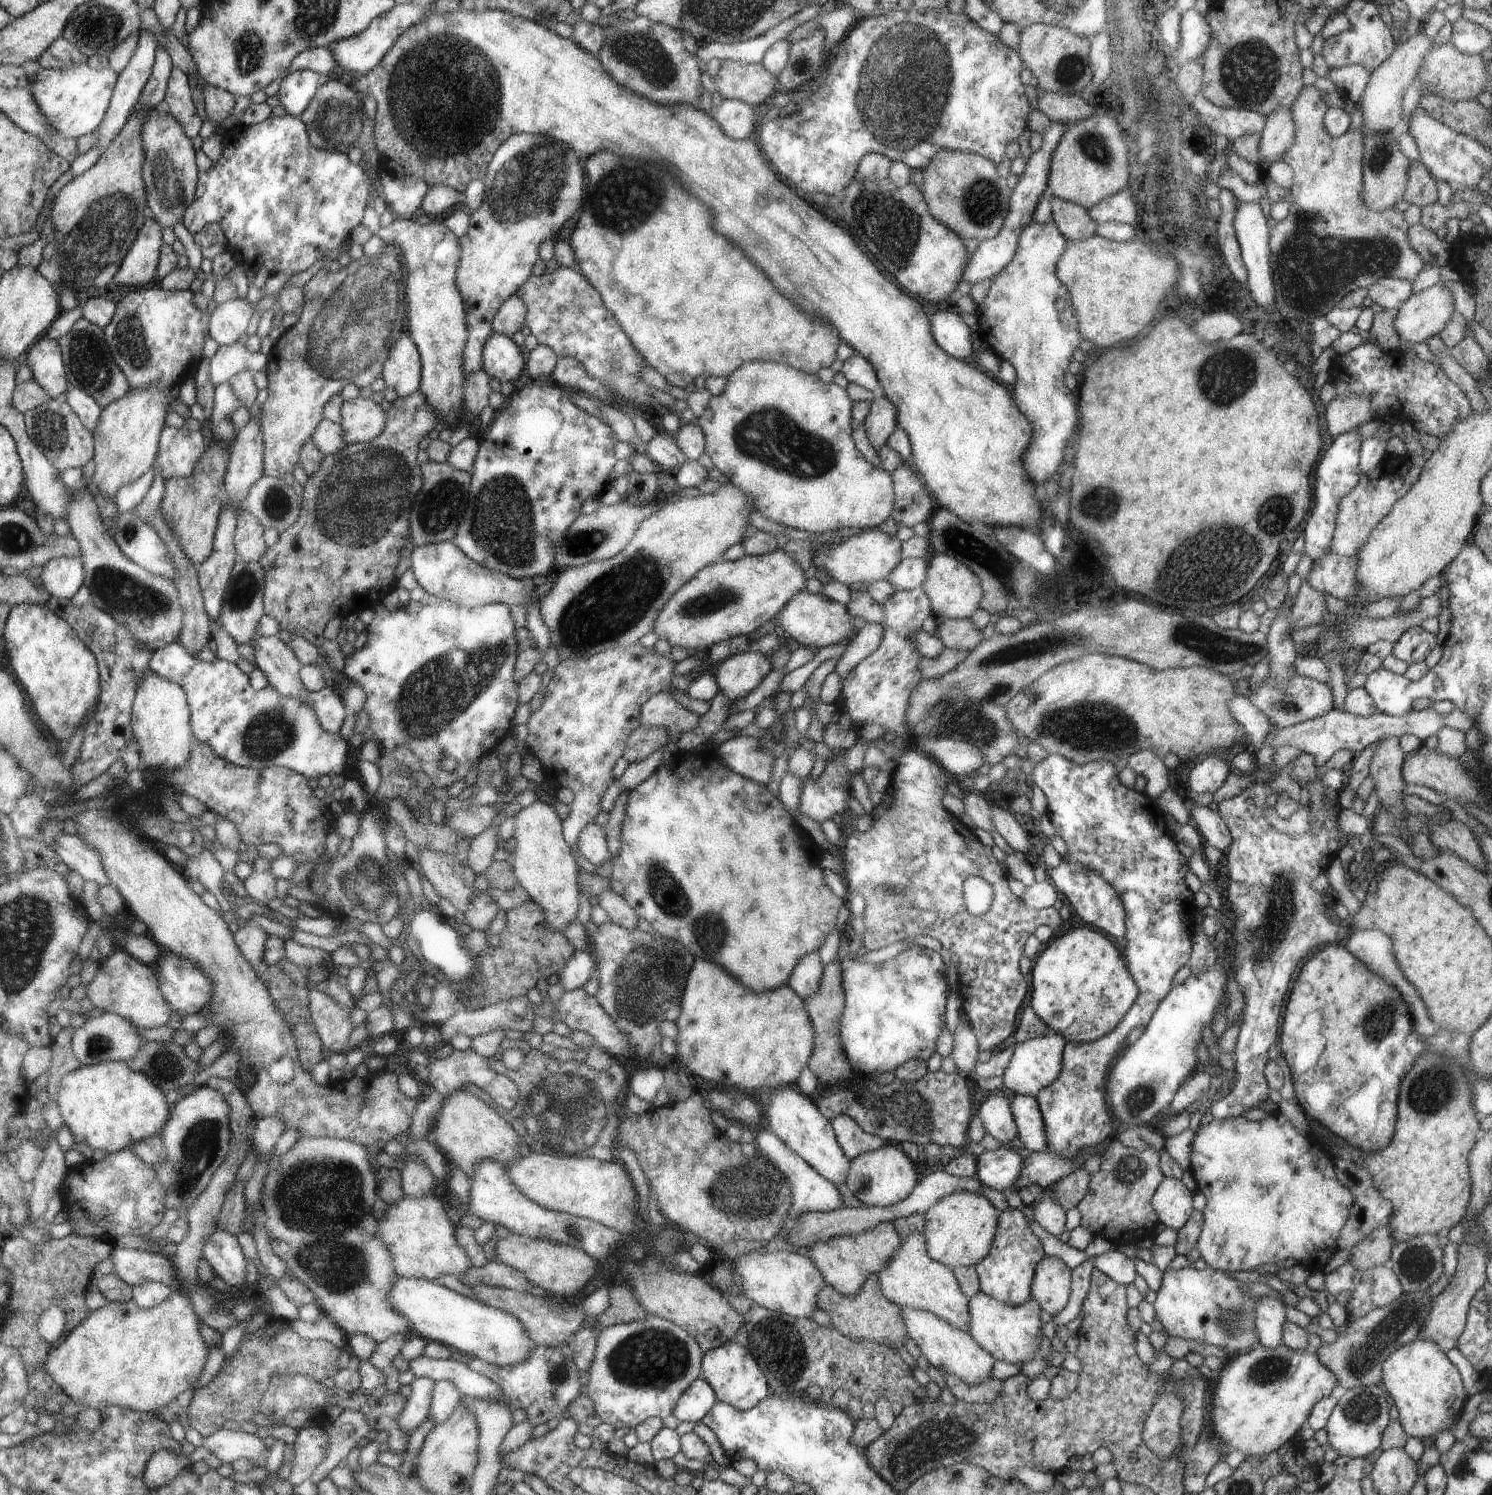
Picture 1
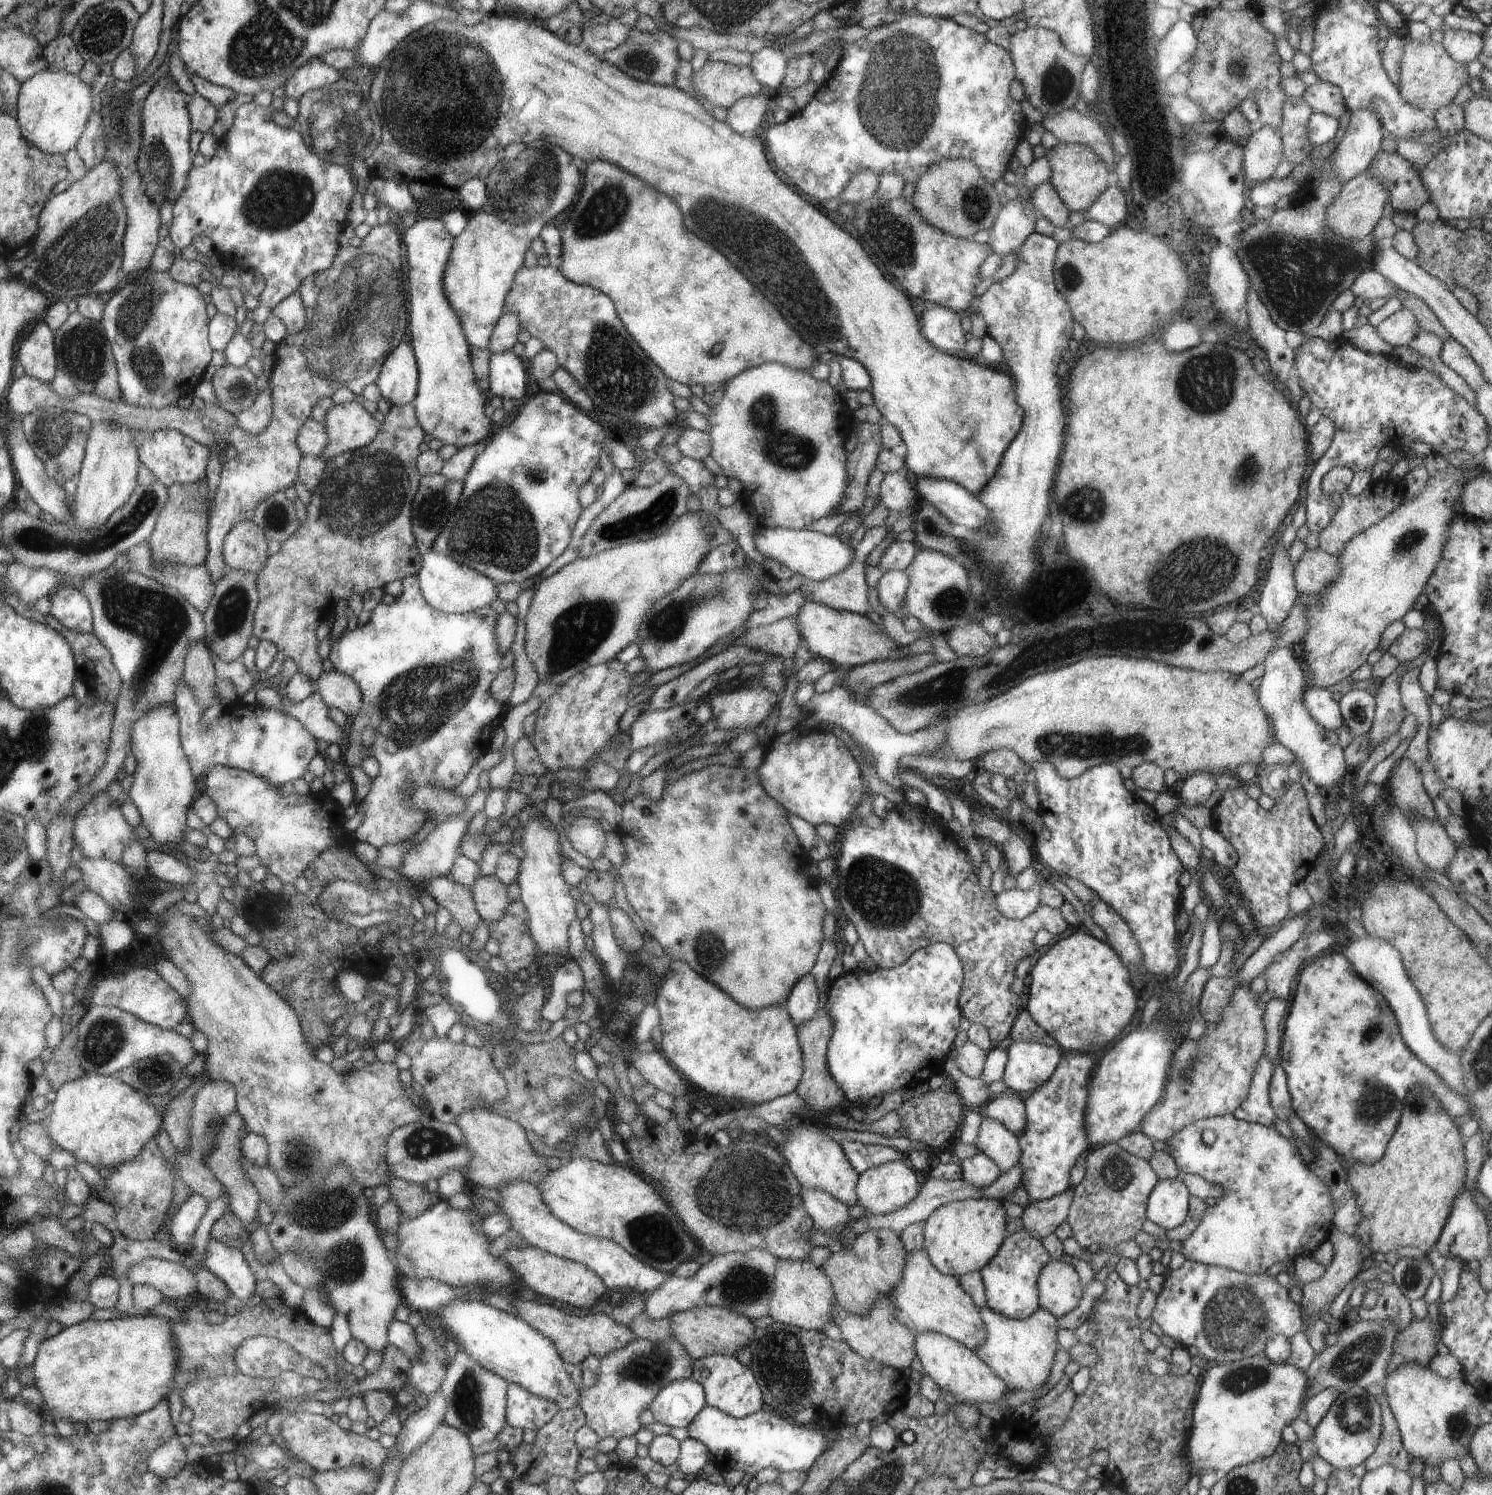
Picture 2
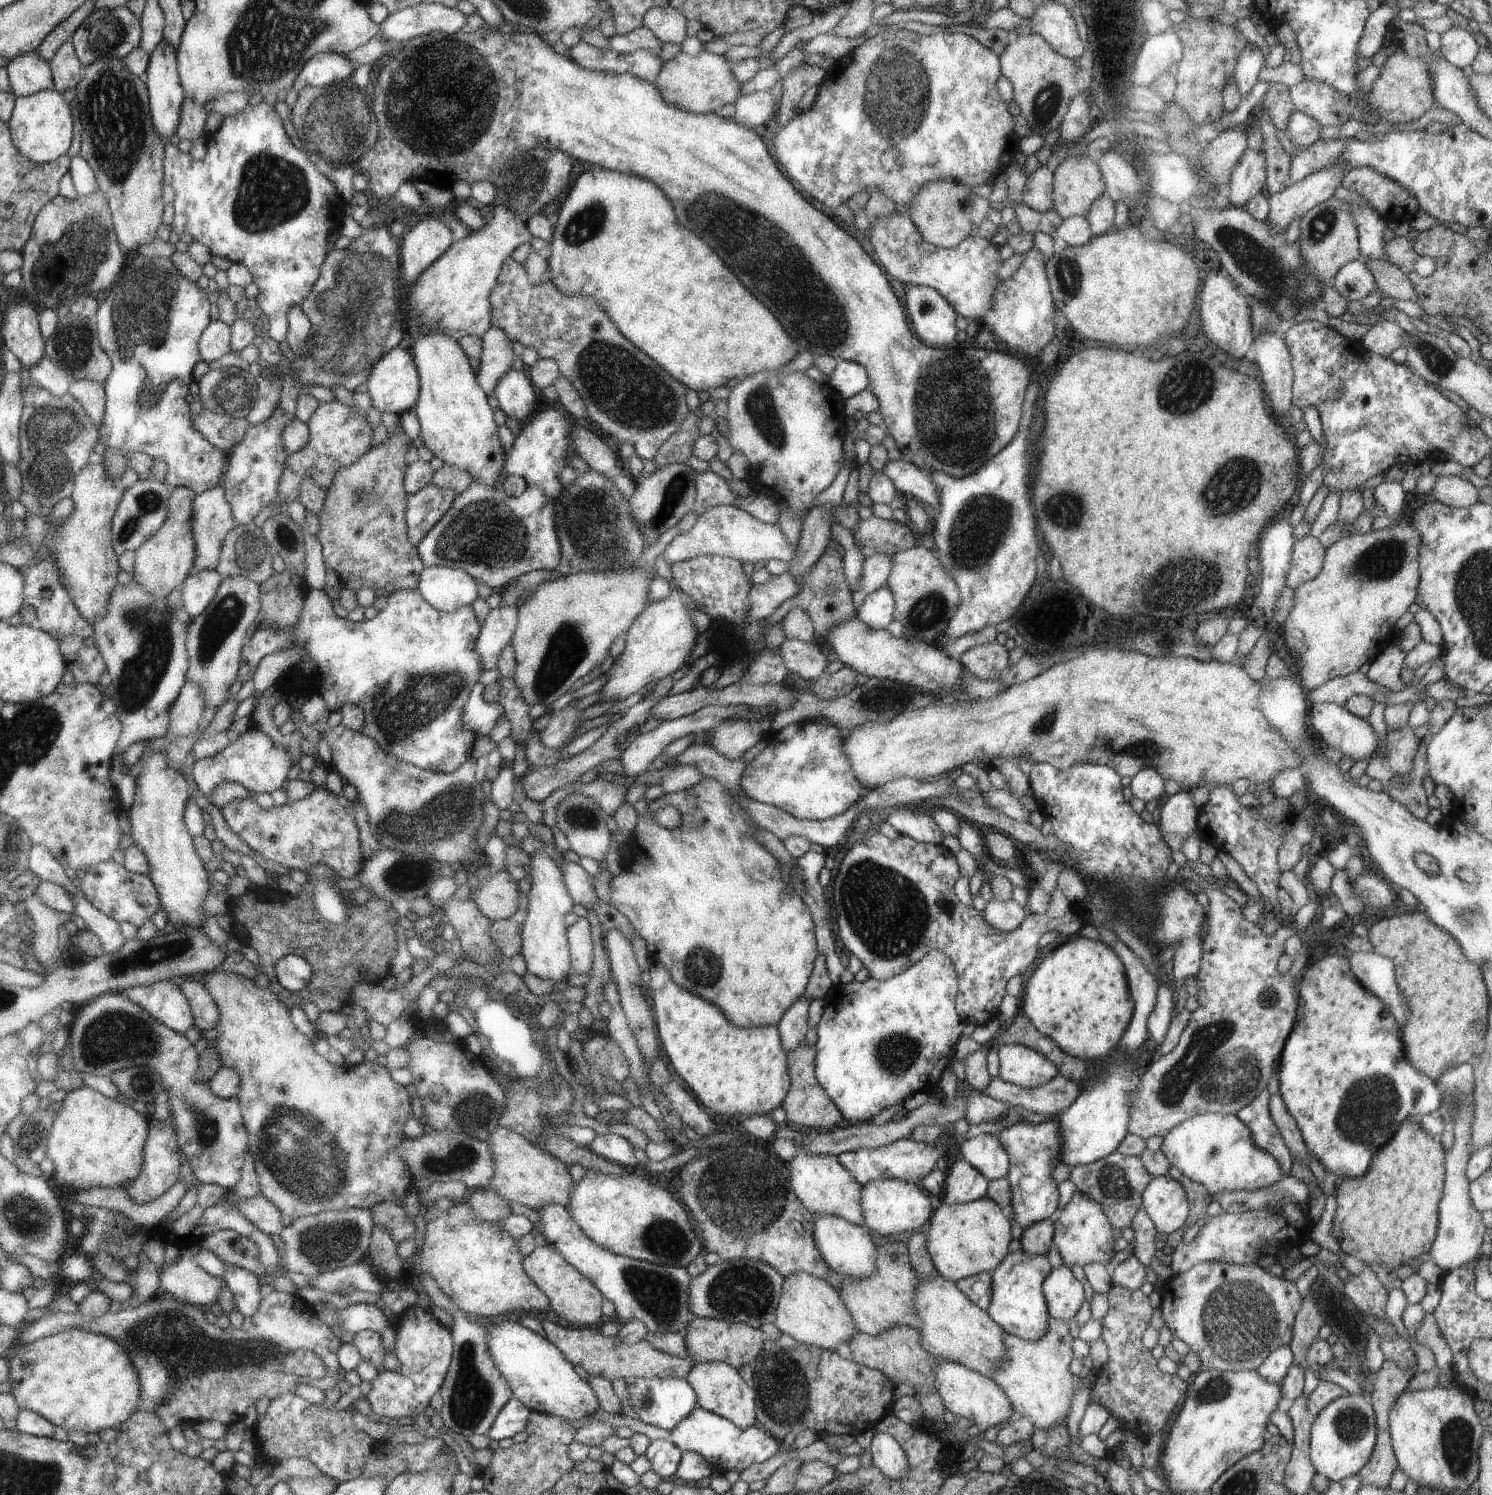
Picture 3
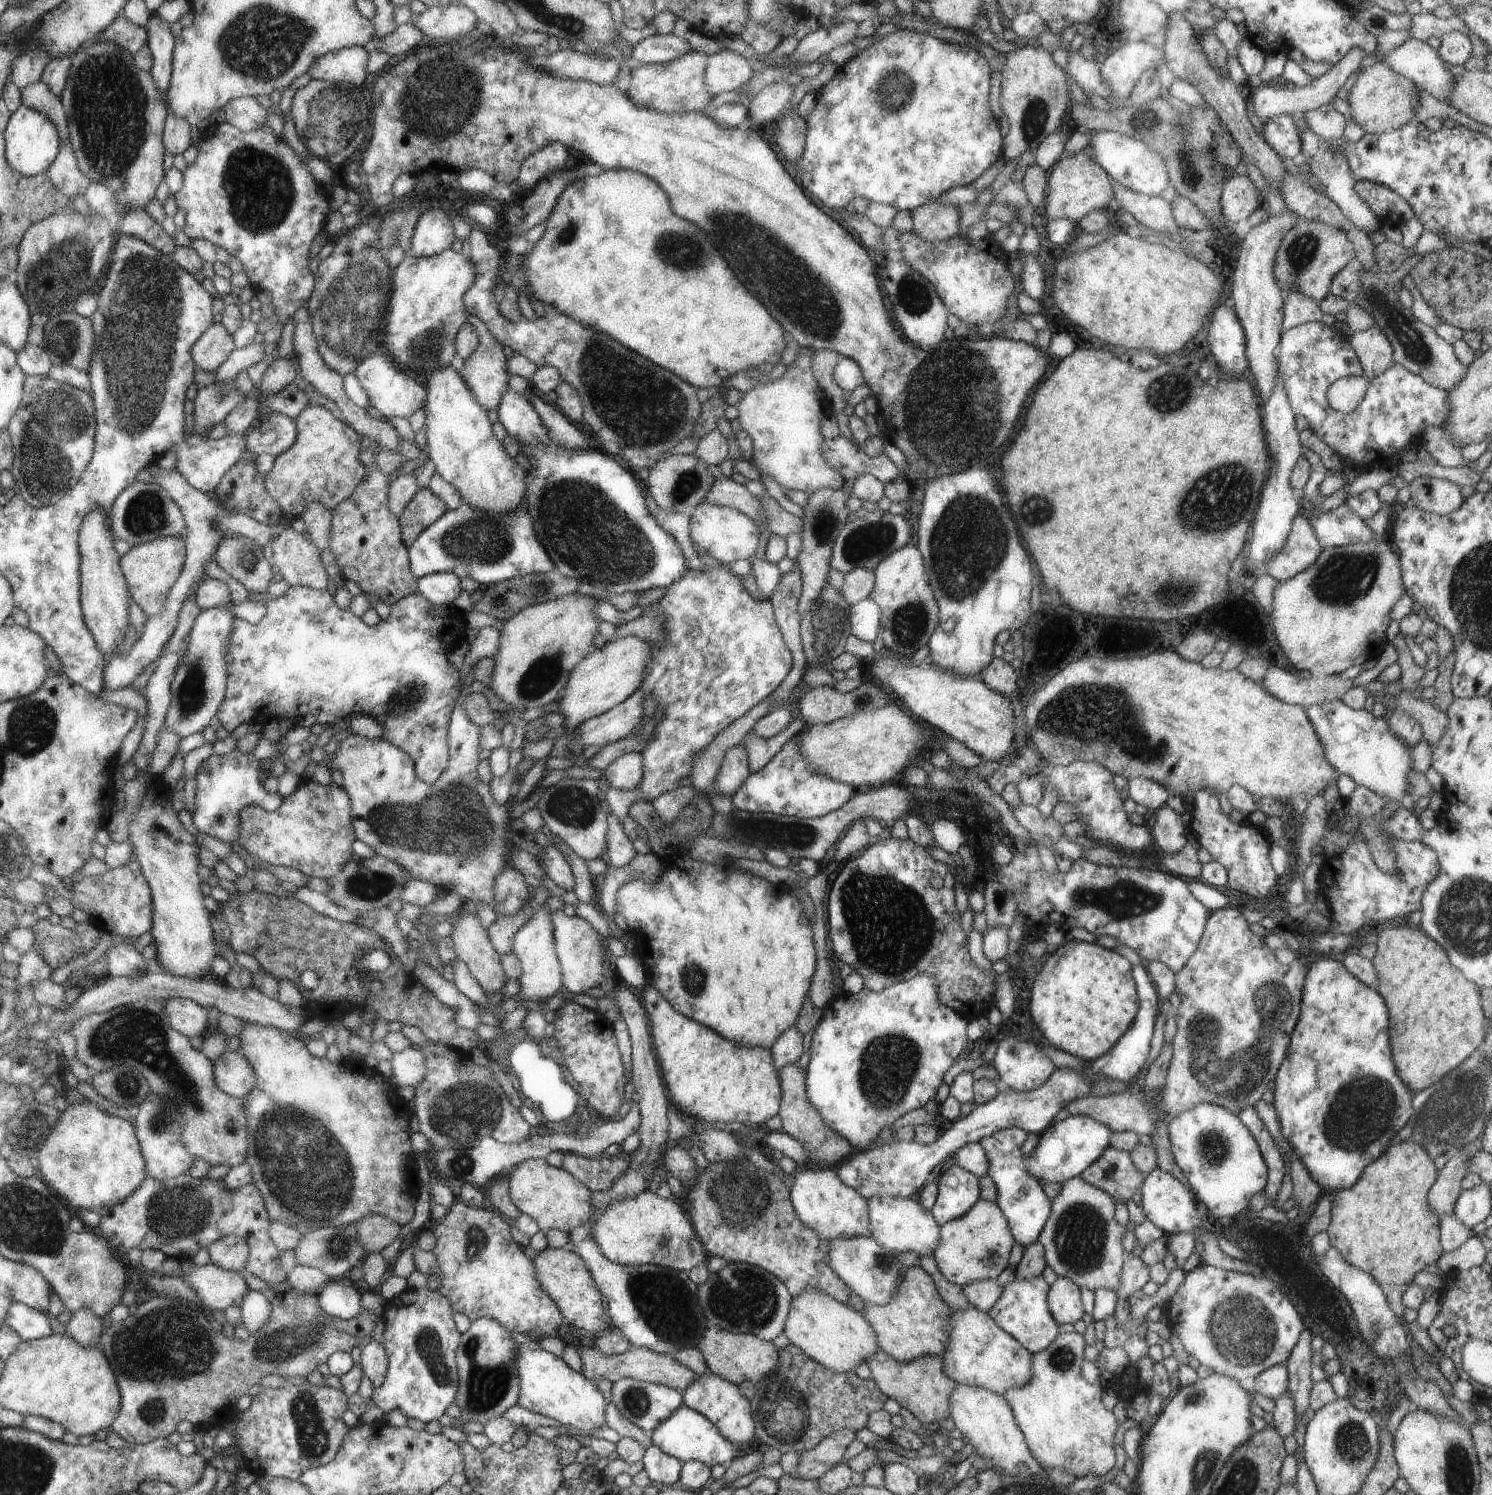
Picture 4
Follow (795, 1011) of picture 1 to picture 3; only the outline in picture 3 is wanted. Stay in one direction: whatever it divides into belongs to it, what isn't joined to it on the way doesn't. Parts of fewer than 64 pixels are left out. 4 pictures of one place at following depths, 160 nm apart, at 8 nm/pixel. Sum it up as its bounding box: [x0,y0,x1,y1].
[649,963,792,1116]

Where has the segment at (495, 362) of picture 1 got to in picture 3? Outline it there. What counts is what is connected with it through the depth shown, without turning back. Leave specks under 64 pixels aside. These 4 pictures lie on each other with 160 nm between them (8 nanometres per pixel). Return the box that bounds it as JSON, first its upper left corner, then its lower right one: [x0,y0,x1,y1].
[494,370,534,423]

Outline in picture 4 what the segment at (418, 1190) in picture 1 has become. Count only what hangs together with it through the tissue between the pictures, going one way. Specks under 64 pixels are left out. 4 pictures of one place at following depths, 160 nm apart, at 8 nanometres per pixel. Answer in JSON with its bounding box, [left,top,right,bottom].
[356,1214,402,1254]

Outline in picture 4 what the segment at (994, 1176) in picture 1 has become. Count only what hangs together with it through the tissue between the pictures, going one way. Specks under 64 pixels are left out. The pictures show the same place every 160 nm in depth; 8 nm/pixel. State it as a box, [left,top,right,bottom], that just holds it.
[931,1165,980,1226]

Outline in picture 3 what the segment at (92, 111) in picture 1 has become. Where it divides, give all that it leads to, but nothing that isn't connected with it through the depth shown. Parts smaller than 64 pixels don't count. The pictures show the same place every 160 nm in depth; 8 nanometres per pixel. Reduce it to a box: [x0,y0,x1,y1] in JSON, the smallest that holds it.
[9,90,72,164]

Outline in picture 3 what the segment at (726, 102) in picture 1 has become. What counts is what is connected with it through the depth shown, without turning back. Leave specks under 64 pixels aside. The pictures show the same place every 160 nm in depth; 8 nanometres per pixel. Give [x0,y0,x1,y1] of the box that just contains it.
[734,90,778,129]

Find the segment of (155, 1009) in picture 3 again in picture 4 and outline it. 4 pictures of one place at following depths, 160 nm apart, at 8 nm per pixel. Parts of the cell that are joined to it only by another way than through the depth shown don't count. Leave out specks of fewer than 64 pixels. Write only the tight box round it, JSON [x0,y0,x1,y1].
[166,997,210,1039]

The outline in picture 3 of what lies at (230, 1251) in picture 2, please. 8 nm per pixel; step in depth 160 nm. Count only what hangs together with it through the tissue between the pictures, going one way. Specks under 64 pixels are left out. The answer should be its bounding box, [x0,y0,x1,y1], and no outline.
[221,1264,262,1317]

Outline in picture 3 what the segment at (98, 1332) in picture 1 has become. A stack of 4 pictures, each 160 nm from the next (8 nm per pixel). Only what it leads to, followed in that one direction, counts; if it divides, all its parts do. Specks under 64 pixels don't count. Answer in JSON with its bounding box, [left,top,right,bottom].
[9,1330,142,1434]

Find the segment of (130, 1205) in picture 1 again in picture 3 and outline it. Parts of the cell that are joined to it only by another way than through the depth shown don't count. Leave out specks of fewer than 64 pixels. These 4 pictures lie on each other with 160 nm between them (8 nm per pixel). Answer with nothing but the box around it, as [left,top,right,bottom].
[124,1120,181,1204]

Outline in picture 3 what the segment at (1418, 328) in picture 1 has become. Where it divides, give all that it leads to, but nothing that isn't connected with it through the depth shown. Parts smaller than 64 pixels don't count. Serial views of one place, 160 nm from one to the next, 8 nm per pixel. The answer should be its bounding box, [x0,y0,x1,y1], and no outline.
[1361,320,1406,357]

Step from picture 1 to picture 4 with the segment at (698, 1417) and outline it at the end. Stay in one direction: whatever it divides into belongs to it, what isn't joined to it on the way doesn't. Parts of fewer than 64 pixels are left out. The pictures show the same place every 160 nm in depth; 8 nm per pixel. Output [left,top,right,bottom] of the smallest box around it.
[608,1379,684,1431]

